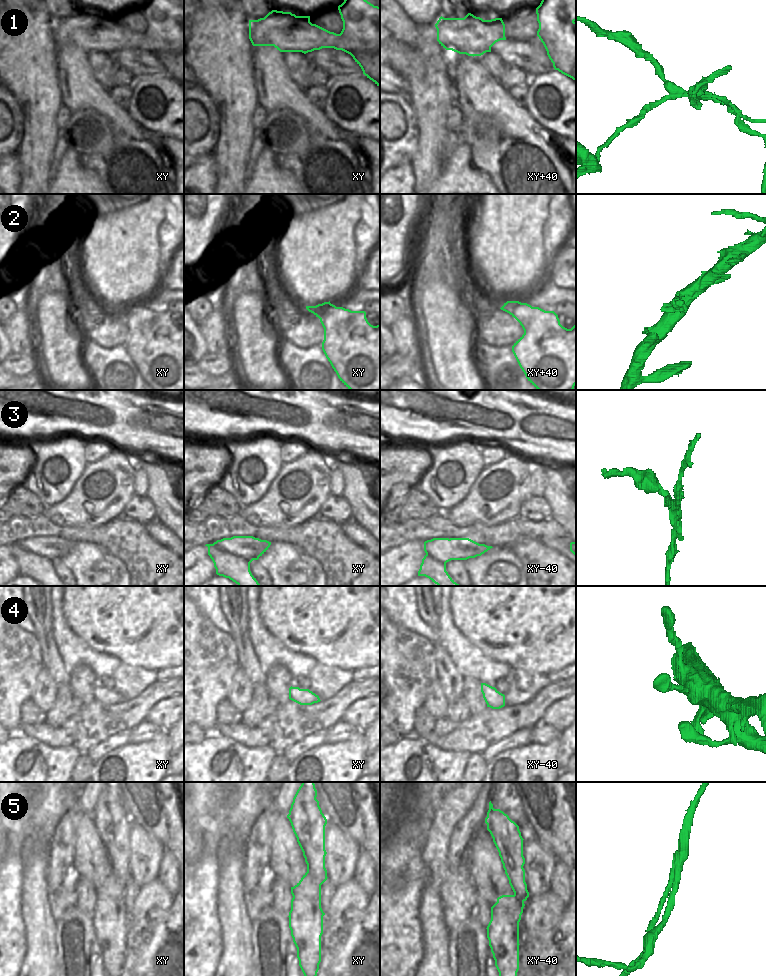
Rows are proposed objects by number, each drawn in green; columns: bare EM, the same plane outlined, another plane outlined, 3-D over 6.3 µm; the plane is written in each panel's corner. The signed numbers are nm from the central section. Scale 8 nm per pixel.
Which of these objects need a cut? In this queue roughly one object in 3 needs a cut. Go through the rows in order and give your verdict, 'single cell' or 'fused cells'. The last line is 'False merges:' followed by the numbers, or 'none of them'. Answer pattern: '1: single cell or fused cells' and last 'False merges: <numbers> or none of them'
1: fused cells
2: fused cells
3: fused cells
4: single cell
5: fused cells
False merges: 1, 2, 3, 5

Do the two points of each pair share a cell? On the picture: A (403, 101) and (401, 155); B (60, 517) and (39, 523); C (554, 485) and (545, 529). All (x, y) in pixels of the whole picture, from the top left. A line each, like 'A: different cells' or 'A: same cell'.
A: same cell
B: different cells
C: different cells

